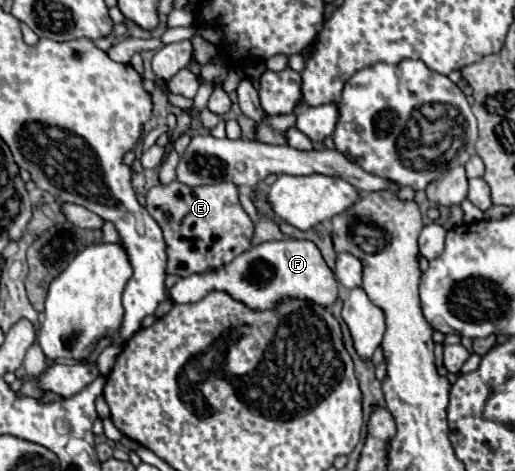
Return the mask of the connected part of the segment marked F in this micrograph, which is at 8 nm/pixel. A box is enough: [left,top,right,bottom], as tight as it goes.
[170,238,340,308]

